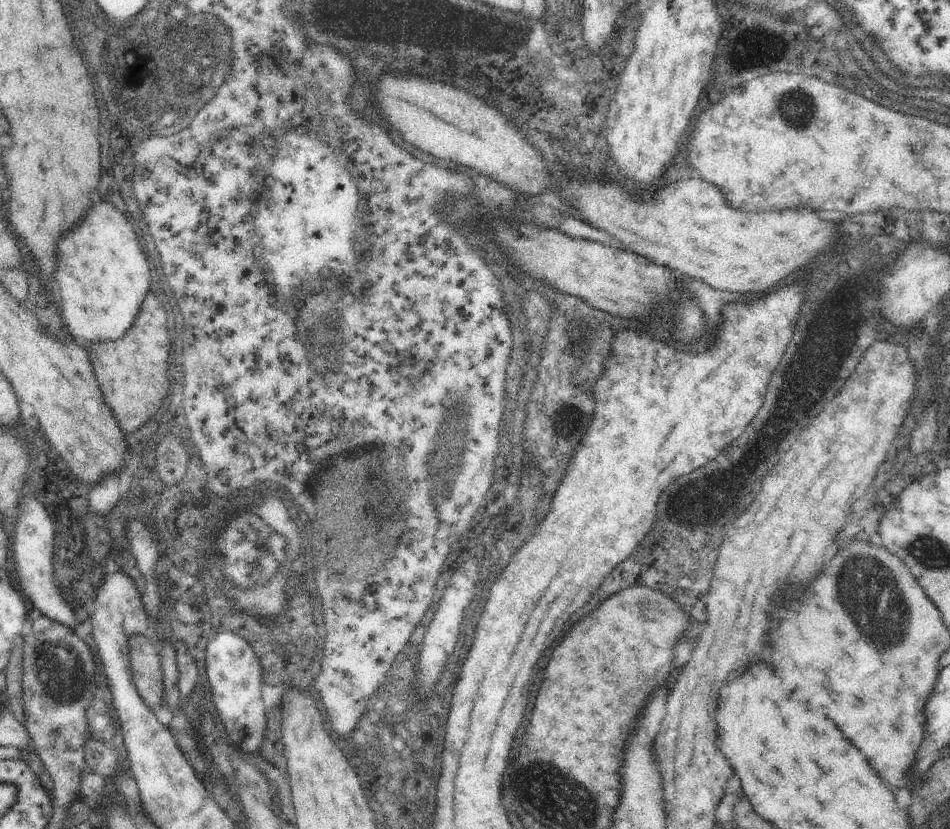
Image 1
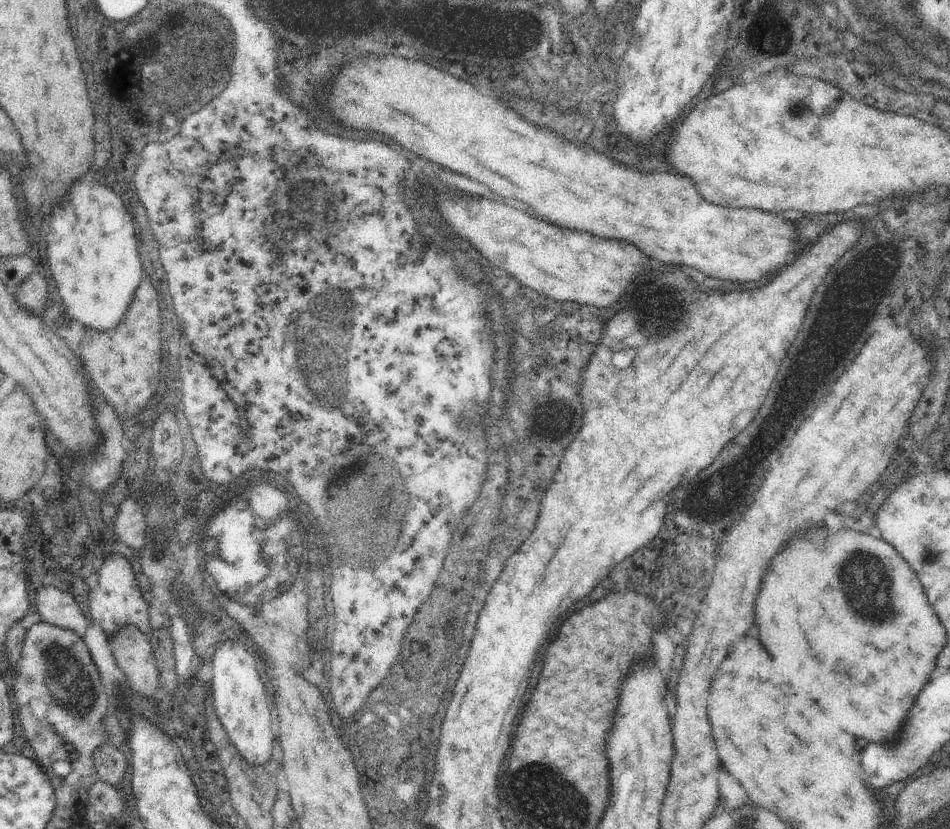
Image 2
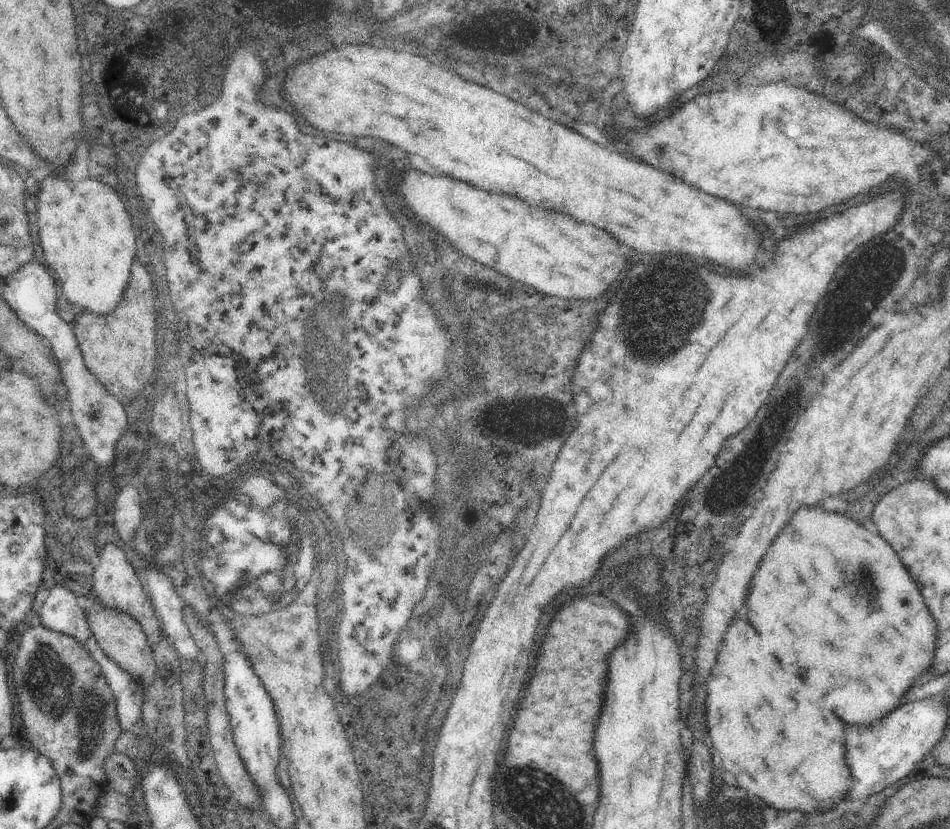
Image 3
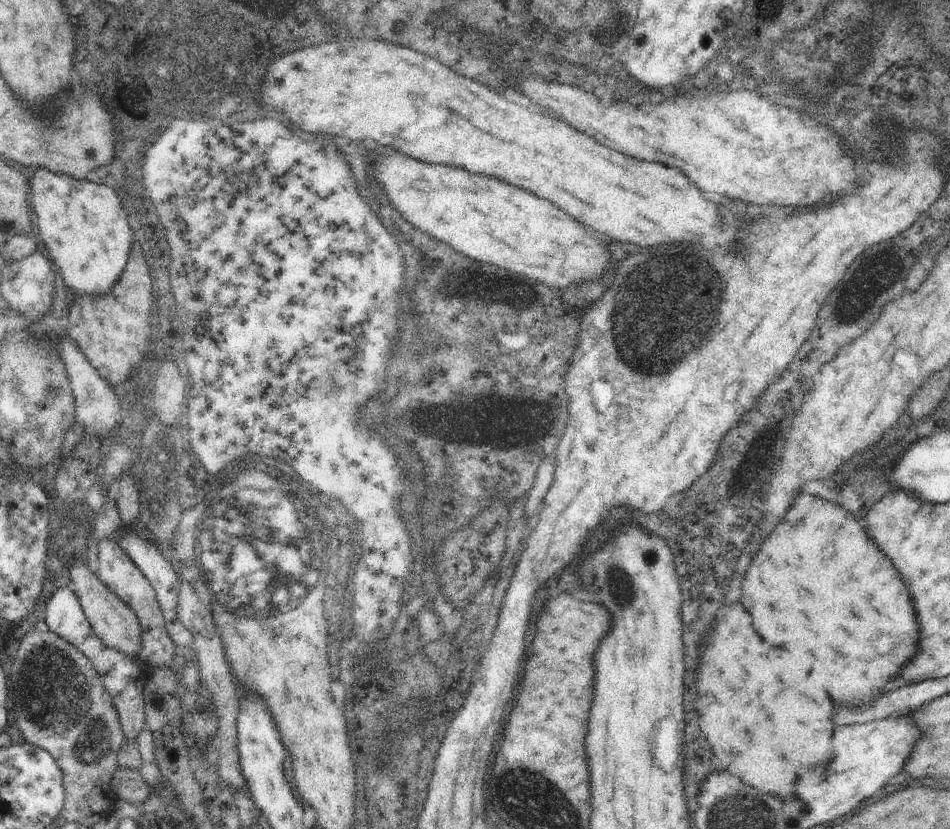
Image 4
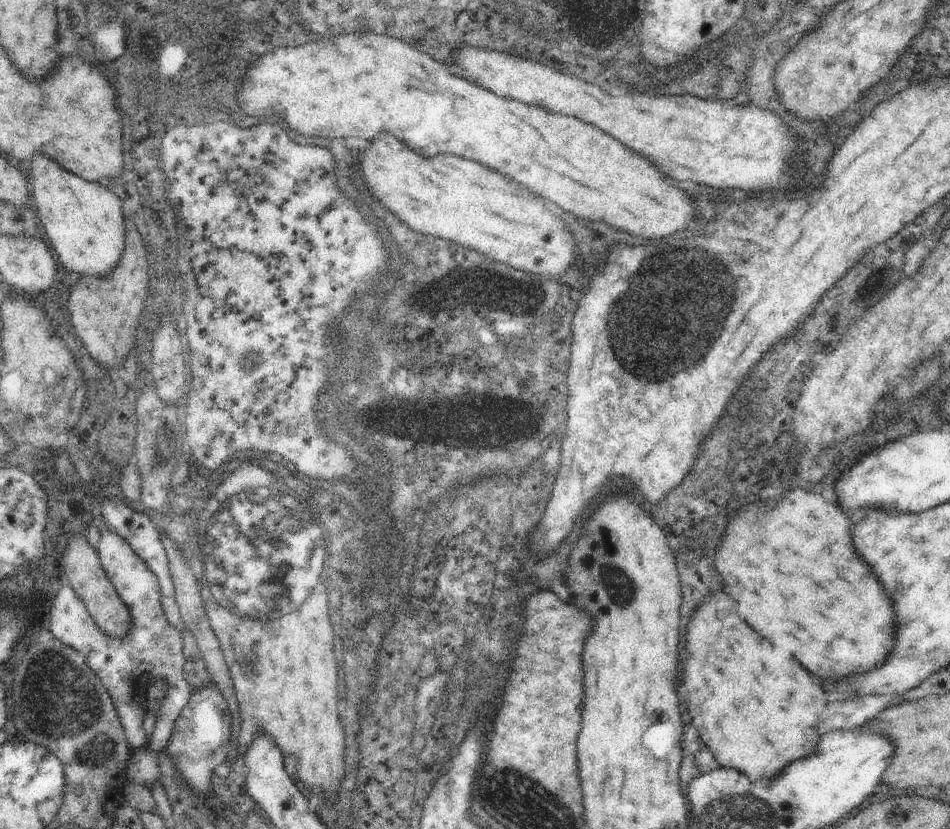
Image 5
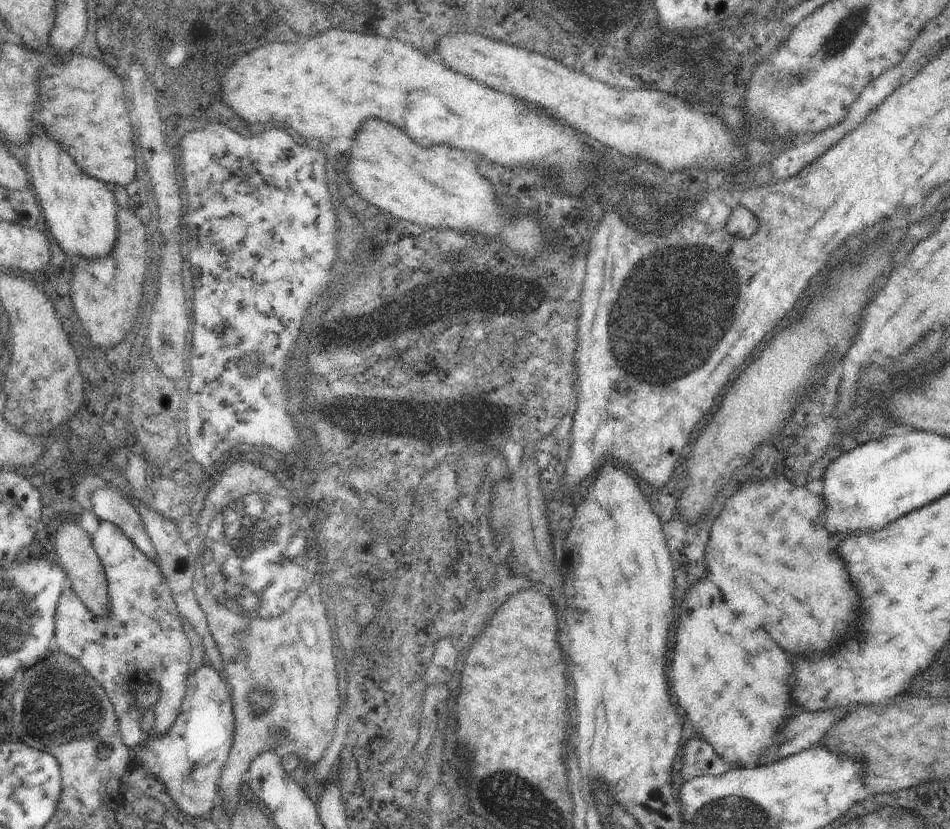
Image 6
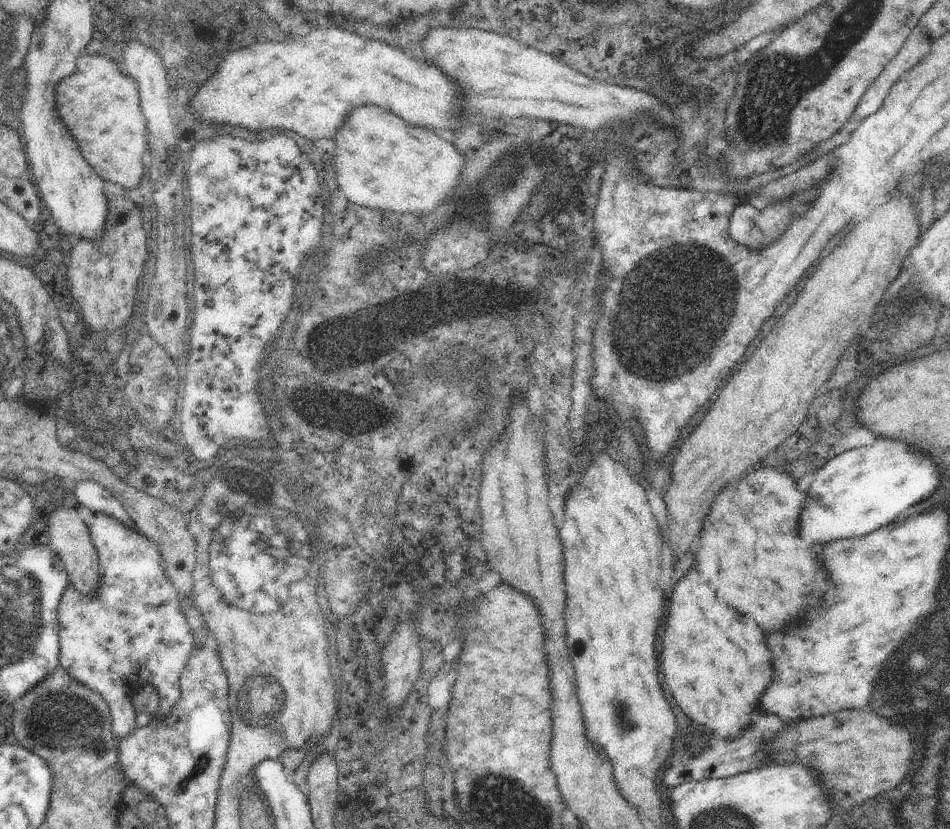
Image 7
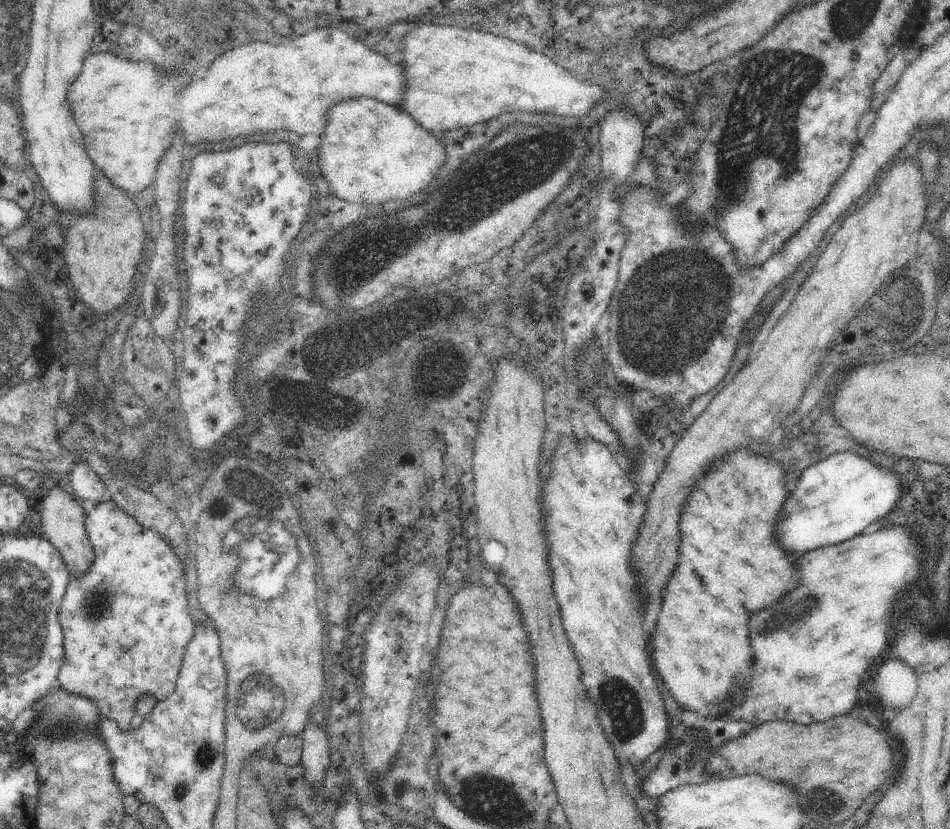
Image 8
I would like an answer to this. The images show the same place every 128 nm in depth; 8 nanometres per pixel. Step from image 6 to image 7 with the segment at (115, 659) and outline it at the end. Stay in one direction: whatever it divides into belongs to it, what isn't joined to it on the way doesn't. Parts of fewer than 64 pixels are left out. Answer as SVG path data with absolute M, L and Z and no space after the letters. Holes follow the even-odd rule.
M98 512L95 517L89 533L98 553L100 586L96 594L90 594L90 597L78 592L70 584L64 591L58 611L59 664L76 682L85 684L90 690L102 695L112 716L113 734L120 739L132 734L137 728L137 712L132 697L138 690L148 685L157 689L160 706L156 715L160 718L164 718L172 710L172 706L180 698L182 689L179 680L182 670L198 642L186 621L187 606L166 574L166 560L162 558L156 542L148 540L137 529L128 528L114 516Z

